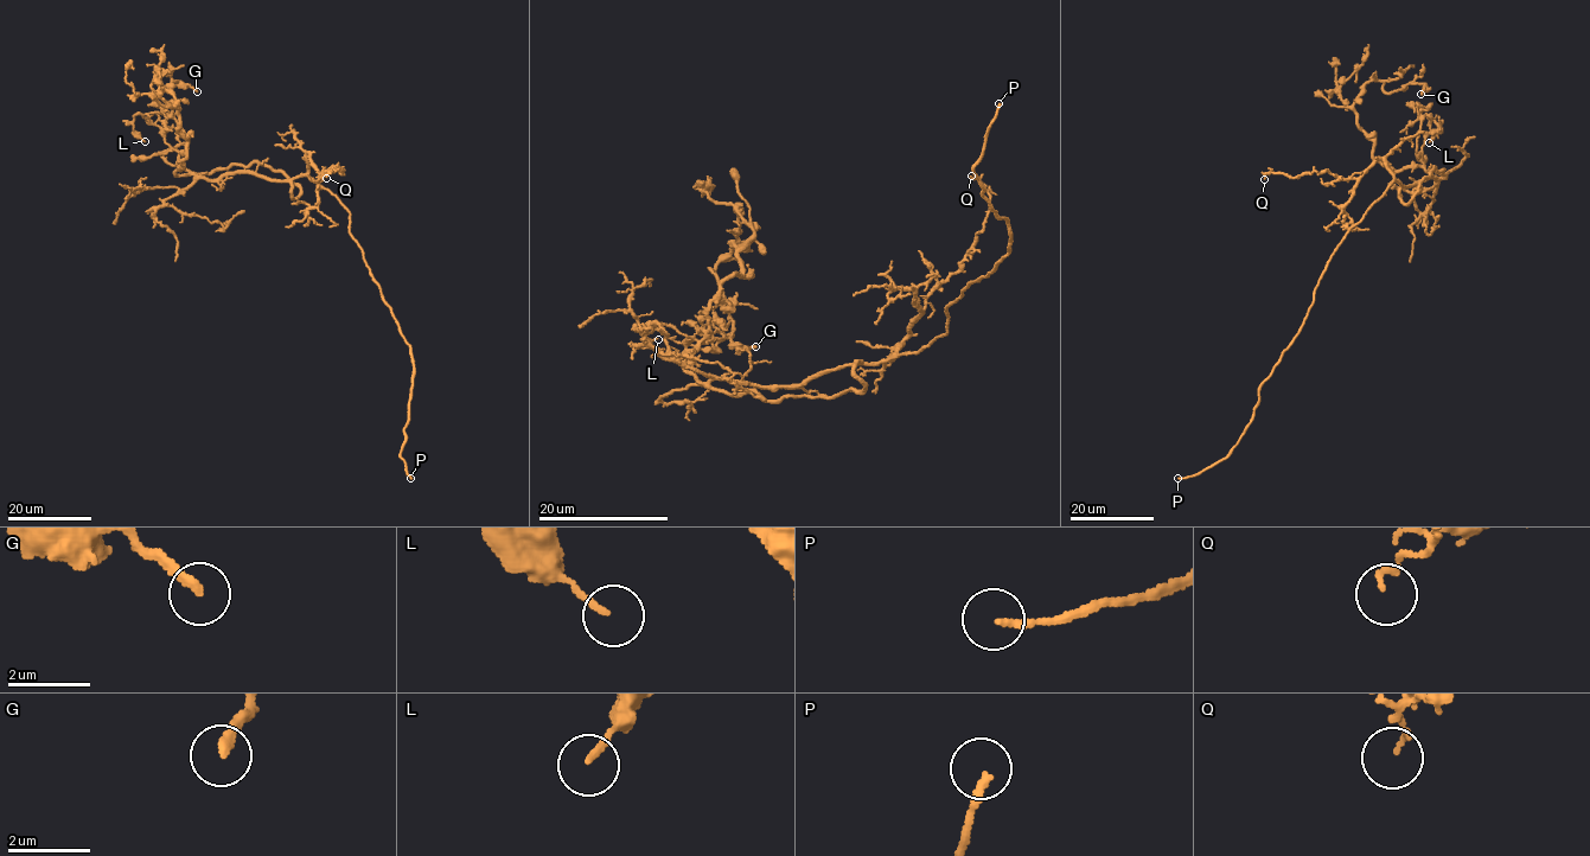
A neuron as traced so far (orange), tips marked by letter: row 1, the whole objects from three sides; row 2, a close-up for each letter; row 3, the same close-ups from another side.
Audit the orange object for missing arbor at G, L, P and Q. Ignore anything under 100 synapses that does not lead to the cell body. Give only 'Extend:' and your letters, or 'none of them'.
Extend: P

